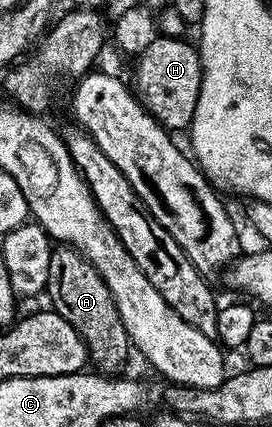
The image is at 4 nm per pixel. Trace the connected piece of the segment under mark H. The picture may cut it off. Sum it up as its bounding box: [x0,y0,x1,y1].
[136,35,202,133]

